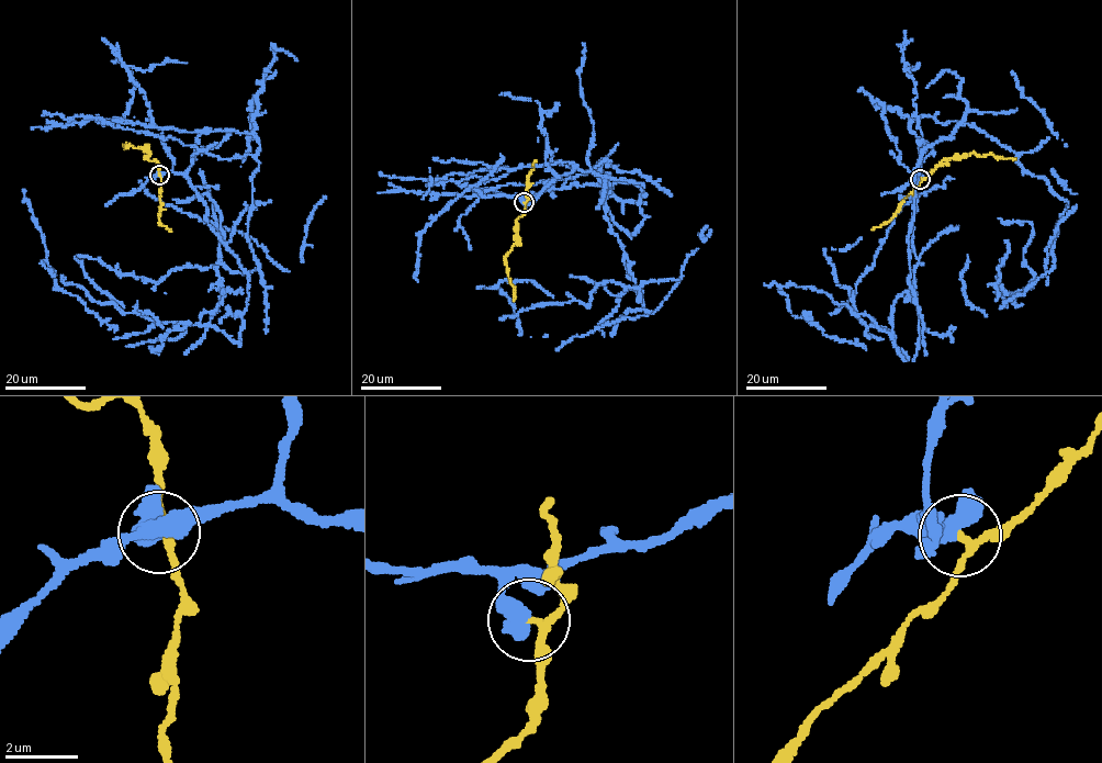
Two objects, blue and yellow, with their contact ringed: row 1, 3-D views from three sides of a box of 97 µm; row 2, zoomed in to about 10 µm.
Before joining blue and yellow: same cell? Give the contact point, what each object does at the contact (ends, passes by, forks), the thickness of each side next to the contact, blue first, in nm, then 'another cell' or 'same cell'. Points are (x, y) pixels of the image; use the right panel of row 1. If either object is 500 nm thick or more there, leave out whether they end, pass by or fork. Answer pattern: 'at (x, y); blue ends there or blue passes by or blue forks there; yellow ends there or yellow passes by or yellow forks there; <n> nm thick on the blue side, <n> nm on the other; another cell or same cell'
at (920, 179); blue passes by; yellow passes by; 440 nm thick on the blue side, 170 nm on the other; another cell

